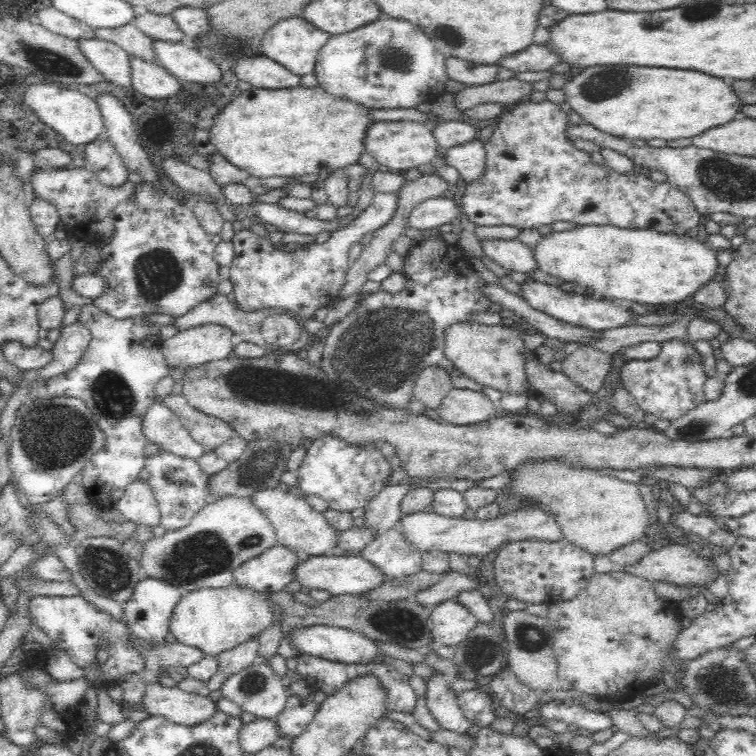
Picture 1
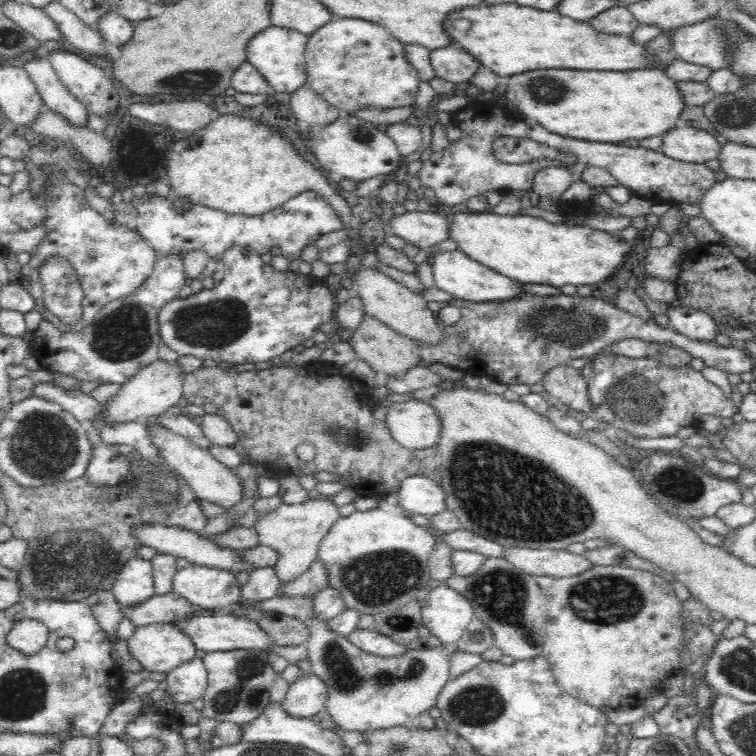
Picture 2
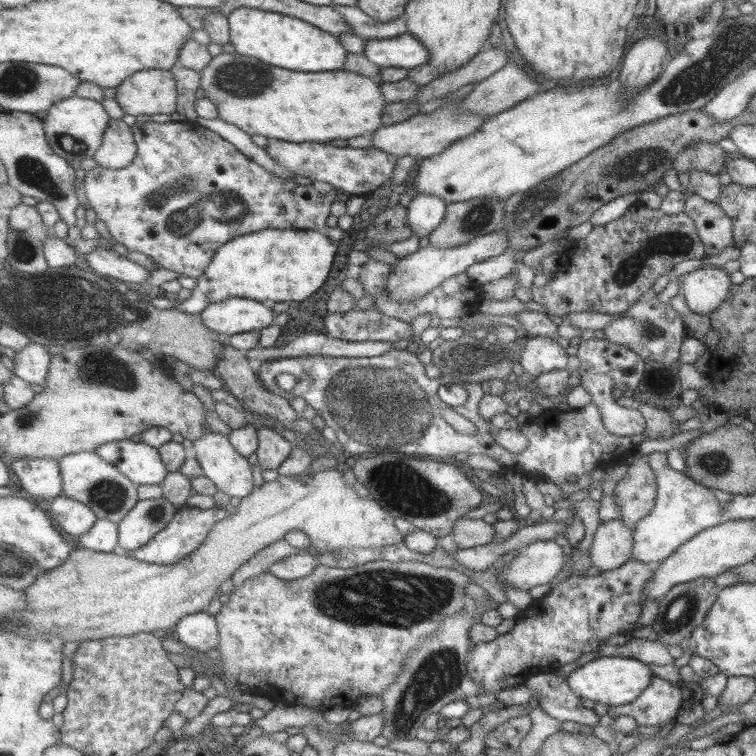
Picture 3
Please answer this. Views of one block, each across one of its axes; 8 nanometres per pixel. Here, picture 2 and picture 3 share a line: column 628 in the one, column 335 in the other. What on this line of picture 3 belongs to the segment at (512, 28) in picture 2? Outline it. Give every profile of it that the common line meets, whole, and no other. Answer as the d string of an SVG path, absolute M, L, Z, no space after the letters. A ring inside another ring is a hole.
M241 7L228 17L235 52L297 72L338 71L345 66L348 50L339 37L313 24L279 12Z

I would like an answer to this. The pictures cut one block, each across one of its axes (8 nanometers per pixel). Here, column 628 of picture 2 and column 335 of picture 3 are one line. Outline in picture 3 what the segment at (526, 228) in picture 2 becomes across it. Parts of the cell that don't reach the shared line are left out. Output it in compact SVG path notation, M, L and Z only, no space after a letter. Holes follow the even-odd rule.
M270 228L239 236L217 248L207 270L196 279L191 298L185 302L175 300L173 307L200 314L210 304L235 296L263 303L303 302L325 284L337 250L337 242L329 240L324 231Z

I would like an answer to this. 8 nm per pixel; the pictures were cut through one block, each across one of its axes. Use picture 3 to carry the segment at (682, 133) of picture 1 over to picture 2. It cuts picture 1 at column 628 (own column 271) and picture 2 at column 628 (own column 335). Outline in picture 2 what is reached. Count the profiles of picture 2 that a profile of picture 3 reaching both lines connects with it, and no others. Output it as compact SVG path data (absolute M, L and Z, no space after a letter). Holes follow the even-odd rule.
M542 69L530 72L523 72L519 75L508 77L507 89L504 94L506 103L513 102L516 106L519 106L519 110L523 110L526 118L531 121L536 121L541 124L546 130L559 134L560 136L567 136L568 138L589 140L592 142L605 142L605 143L619 143L622 140L644 140L645 138L664 136L670 132L675 126L677 121L680 119L680 115L687 105L684 102L684 96L679 91L678 80L674 80L668 76L662 69L638 69L633 71L575 71L572 69Z

